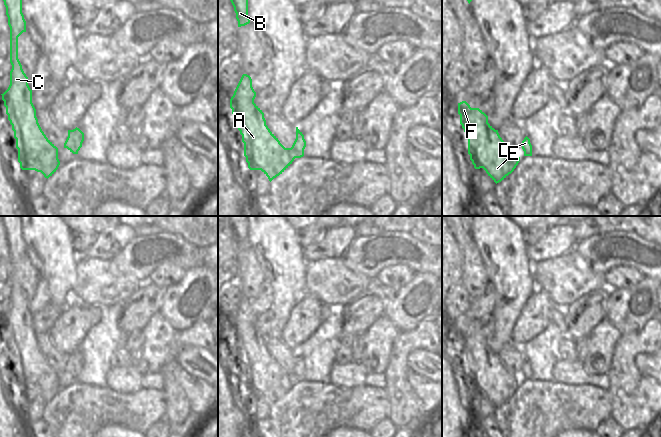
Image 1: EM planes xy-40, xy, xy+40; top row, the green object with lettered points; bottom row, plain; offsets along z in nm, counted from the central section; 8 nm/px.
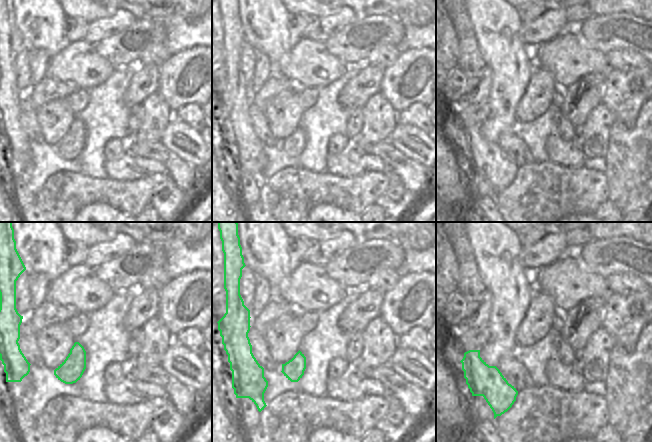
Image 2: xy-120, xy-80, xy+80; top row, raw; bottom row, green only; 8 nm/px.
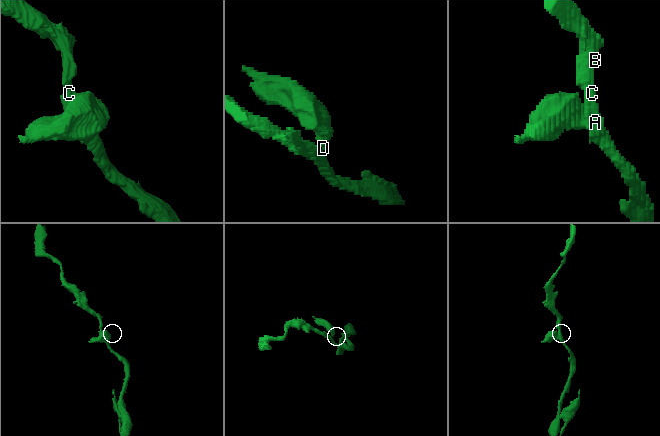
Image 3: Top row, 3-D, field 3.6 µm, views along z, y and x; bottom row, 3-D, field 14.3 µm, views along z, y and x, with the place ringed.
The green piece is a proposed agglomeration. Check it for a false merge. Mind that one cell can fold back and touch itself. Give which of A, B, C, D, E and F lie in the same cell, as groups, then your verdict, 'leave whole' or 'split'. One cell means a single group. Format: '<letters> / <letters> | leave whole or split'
A B C D E F | leave whole

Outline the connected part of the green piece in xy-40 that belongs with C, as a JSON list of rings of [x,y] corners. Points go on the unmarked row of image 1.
[[[1,216],[8,249],[10,251],[10,309],[8,313],[1,318],[8,344],[14,355],[16,363],[16,372],[18,373],[18,386],[22,394],[35,394],[41,396],[45,402],[52,400],[60,389],[58,383],[58,372],[46,361],[42,355],[36,341],[36,333],[32,327],[32,314],[28,309],[28,301],[22,293],[18,283],[18,261],[26,256],[26,245],[22,237],[22,221],[20,216]]]

